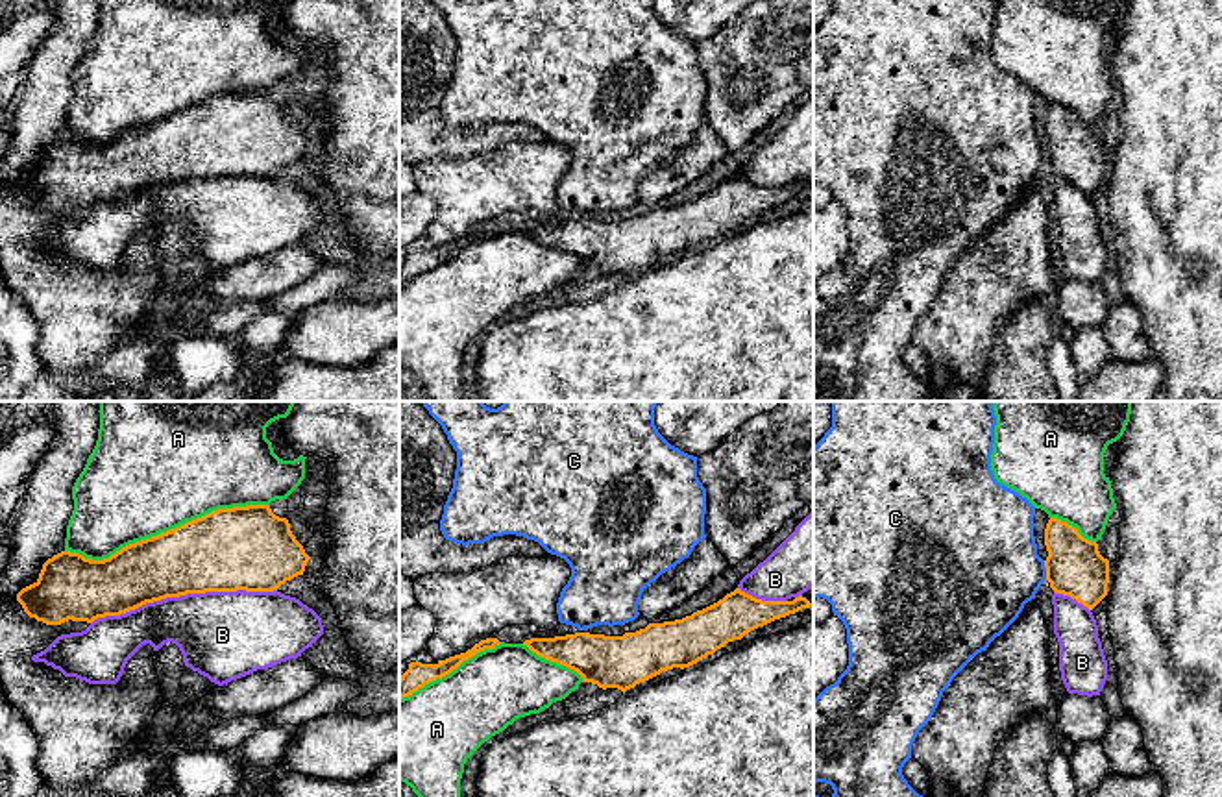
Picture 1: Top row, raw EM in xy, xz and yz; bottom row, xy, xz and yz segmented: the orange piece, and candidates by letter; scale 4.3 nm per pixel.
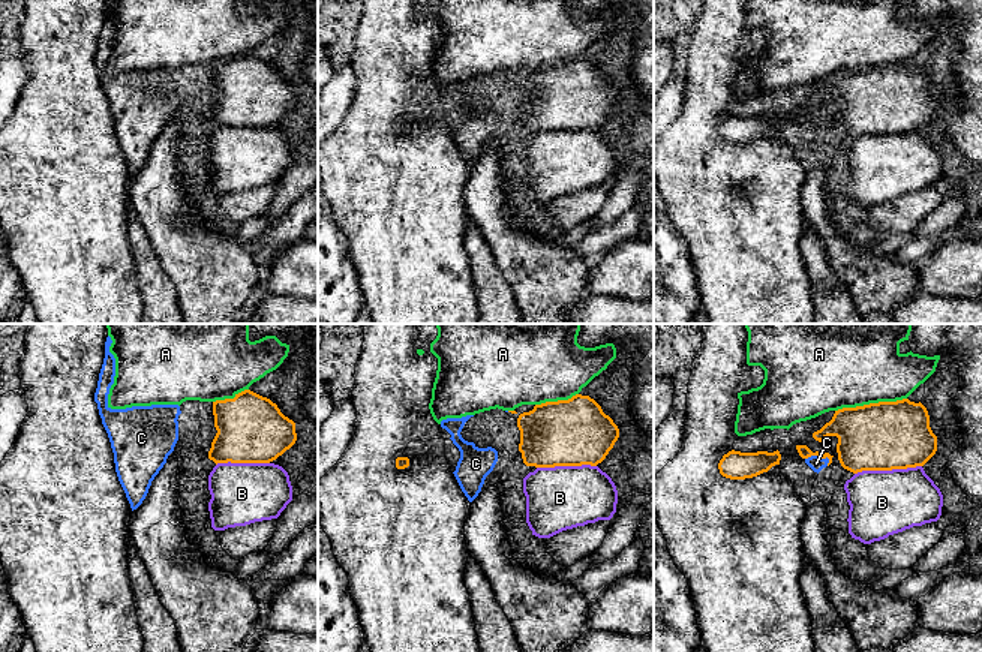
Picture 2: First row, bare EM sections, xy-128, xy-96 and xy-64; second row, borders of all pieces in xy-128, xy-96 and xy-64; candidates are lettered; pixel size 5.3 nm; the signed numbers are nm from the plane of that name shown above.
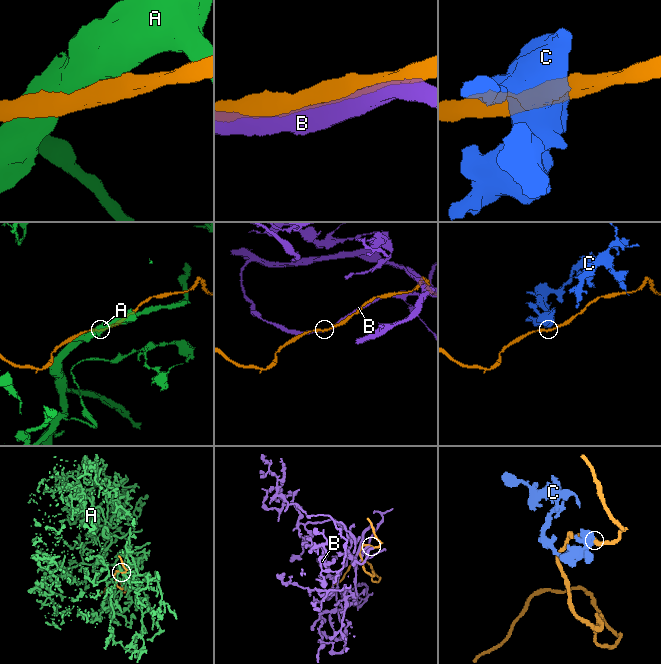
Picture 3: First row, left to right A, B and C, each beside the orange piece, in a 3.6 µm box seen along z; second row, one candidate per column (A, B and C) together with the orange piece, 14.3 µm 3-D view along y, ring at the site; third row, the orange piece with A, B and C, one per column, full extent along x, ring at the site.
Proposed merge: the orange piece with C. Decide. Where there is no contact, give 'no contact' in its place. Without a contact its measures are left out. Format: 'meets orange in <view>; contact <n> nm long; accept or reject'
meets orange in yz; contact 90 nm long; reject

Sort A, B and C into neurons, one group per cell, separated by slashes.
A / B / C

